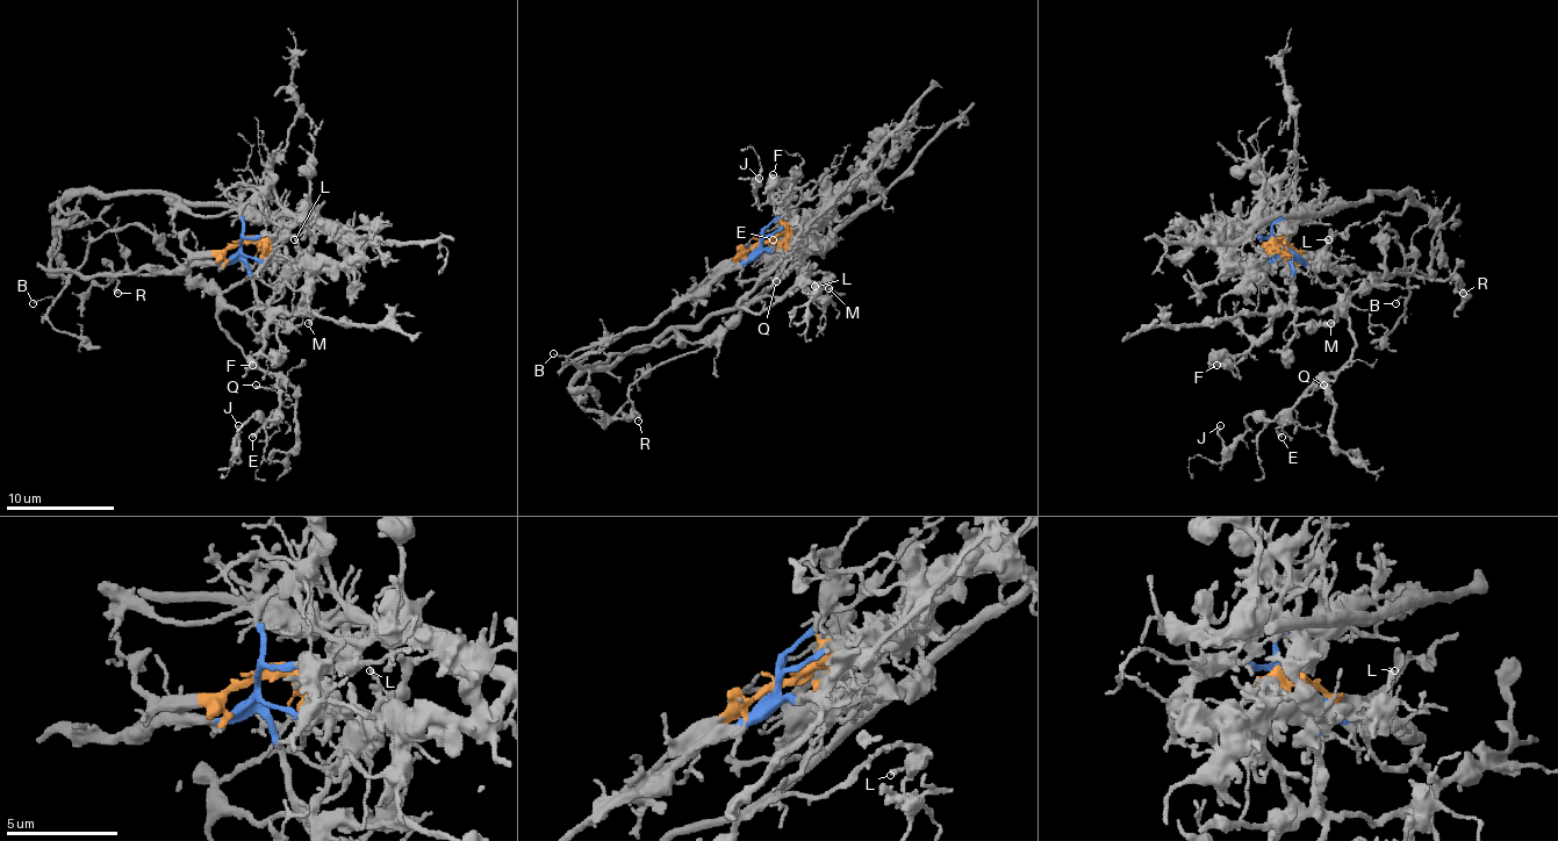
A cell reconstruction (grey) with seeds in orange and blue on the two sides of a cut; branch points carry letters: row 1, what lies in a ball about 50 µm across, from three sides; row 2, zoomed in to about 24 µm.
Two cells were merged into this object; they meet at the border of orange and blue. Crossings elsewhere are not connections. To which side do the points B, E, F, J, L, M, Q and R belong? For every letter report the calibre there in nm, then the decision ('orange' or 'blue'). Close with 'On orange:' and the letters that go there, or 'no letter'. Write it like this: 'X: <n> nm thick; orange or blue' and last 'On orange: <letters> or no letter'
B: 110 nm thick; blue
E: 190 nm thick; blue
F: 440 nm thick; blue
J: 150 nm thick; blue
L: 170 nm thick; blue
M: 200 nm thick; blue
Q: 140 nm thick; blue
R: 120 nm thick; blue
On orange: no letter

